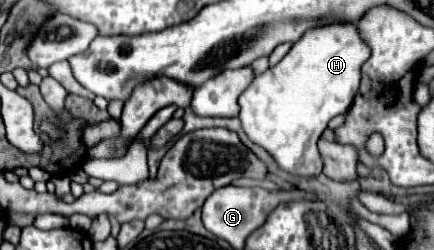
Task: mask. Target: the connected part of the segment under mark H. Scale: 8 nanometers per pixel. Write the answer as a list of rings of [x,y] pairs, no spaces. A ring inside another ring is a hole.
[[[331,25],[331,29],[313,29],[305,33],[291,51],[253,83],[239,97],[241,127],[247,137],[263,147],[275,163],[301,177],[323,173],[323,161],[317,149],[321,133],[335,115],[343,115],[359,89],[359,69],[367,61],[367,45],[359,41],[355,25]]]

